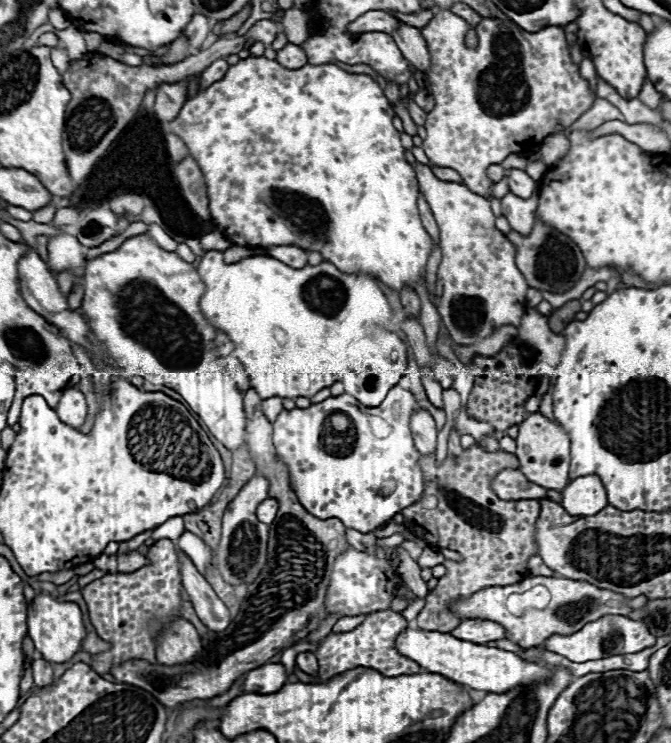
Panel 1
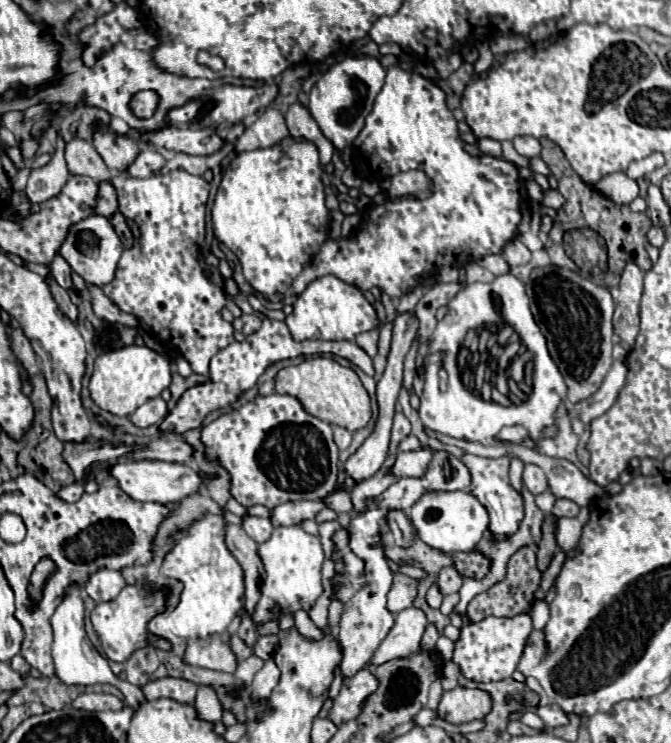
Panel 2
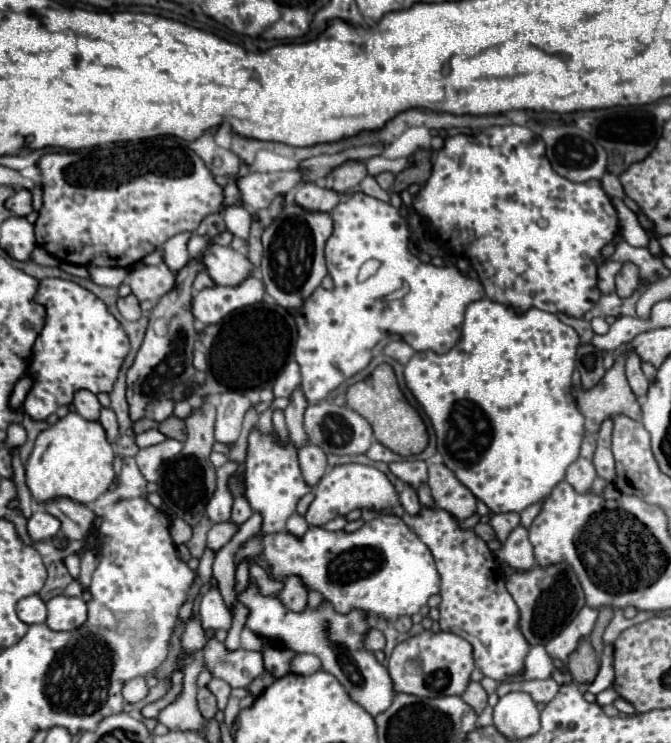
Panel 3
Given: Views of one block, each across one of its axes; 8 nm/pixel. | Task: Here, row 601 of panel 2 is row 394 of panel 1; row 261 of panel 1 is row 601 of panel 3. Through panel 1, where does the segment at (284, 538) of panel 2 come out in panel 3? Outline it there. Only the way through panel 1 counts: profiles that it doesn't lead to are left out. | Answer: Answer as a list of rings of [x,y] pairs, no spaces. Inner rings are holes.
[[[254,580],[246,592],[238,594],[238,600],[250,608],[250,616],[246,622],[250,630],[254,630],[262,638],[268,638],[276,646],[282,646],[282,648],[286,646],[294,652],[308,652],[318,656],[322,660],[322,670],[330,672],[346,688],[348,696],[356,704],[364,706],[370,716],[382,714],[392,704],[396,694],[392,690],[392,680],[386,666],[376,662],[374,654],[362,650],[362,640],[368,632],[364,612],[354,610],[342,616],[334,612],[328,602],[322,602],[318,610],[306,608],[302,614],[296,614],[286,610],[276,596],[270,596],[270,598],[260,596]],[[210,588],[202,594],[202,600],[200,600],[200,620],[202,620],[202,626],[208,630],[218,630],[218,628],[224,628],[228,630],[230,624],[232,624],[232,614],[230,610],[226,608],[218,588]]]

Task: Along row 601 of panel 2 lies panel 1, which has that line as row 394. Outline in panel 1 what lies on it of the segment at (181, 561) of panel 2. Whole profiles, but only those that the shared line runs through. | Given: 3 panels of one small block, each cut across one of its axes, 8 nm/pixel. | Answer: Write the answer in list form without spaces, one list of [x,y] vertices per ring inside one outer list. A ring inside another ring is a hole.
[[[148,234],[128,238],[114,252],[106,252],[88,262],[85,268],[85,294],[82,307],[94,334],[100,334],[102,346],[108,350],[116,366],[126,378],[140,376],[146,382],[162,384],[176,390],[188,406],[204,420],[210,434],[218,438],[228,450],[242,448],[246,440],[246,414],[242,406],[242,392],[228,376],[224,362],[216,352],[216,330],[200,312],[200,298],[206,286],[202,284],[198,270],[184,262],[176,252],[162,250]]]

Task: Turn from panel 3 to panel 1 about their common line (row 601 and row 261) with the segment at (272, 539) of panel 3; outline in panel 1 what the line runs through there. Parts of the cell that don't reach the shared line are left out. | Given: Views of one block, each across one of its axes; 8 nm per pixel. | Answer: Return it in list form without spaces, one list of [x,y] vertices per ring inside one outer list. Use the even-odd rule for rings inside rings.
[[[250,56],[240,60],[238,64],[230,66],[226,76],[212,86],[208,86],[204,92],[190,98],[178,118],[170,122],[170,130],[178,134],[184,144],[188,146],[190,154],[198,162],[206,186],[208,186],[208,198],[210,198],[210,216],[214,226],[224,232],[226,238],[230,238],[236,246],[248,246],[248,248],[272,248],[274,244],[294,244],[298,248],[306,248],[306,252],[320,252],[322,258],[330,264],[334,264],[340,272],[354,274],[362,272],[368,274],[382,284],[386,284],[390,290],[400,292],[402,288],[410,286],[414,288],[418,280],[426,274],[426,262],[432,252],[432,238],[424,230],[418,214],[418,182],[414,176],[412,166],[404,158],[404,148],[400,144],[400,132],[392,126],[394,108],[386,100],[382,88],[366,74],[350,74],[336,64],[324,64],[324,66],[312,66],[306,64],[298,70],[282,68],[276,60],[268,60],[264,56]],[[276,220],[286,224],[286,232],[276,232]]]

